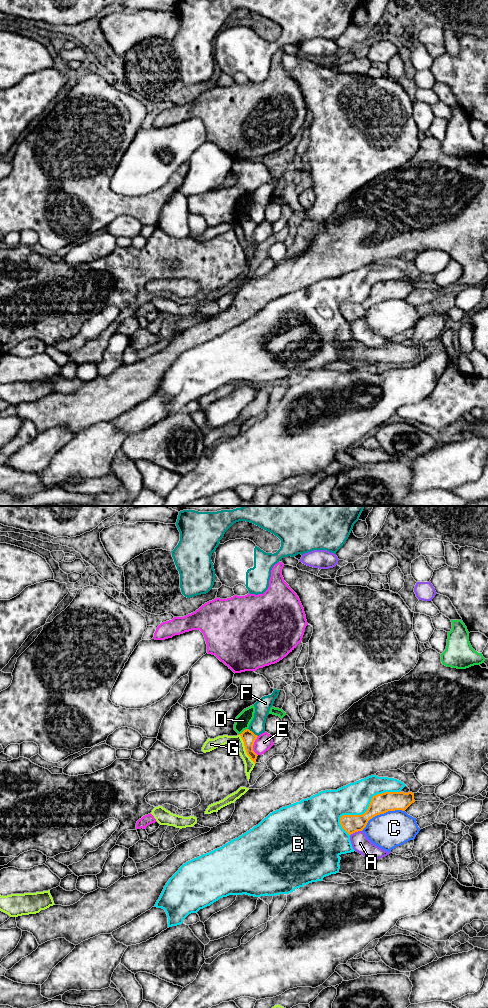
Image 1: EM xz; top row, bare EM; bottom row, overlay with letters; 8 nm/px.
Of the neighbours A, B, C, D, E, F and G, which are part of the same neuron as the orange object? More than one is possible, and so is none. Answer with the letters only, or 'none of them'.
none of them

